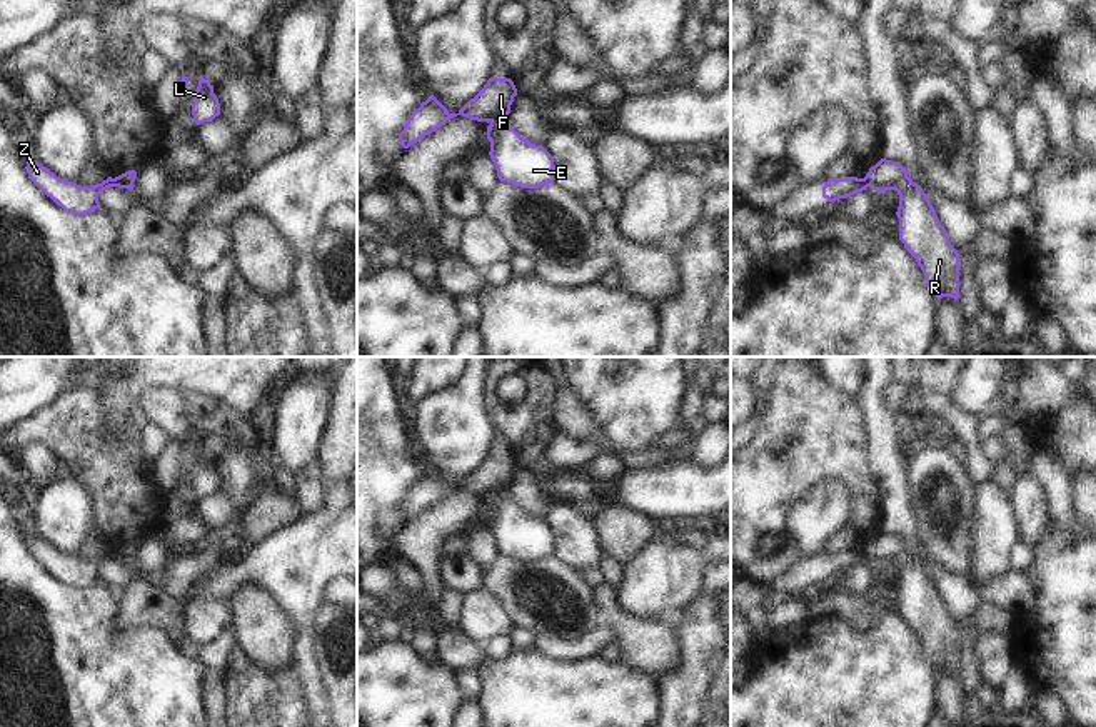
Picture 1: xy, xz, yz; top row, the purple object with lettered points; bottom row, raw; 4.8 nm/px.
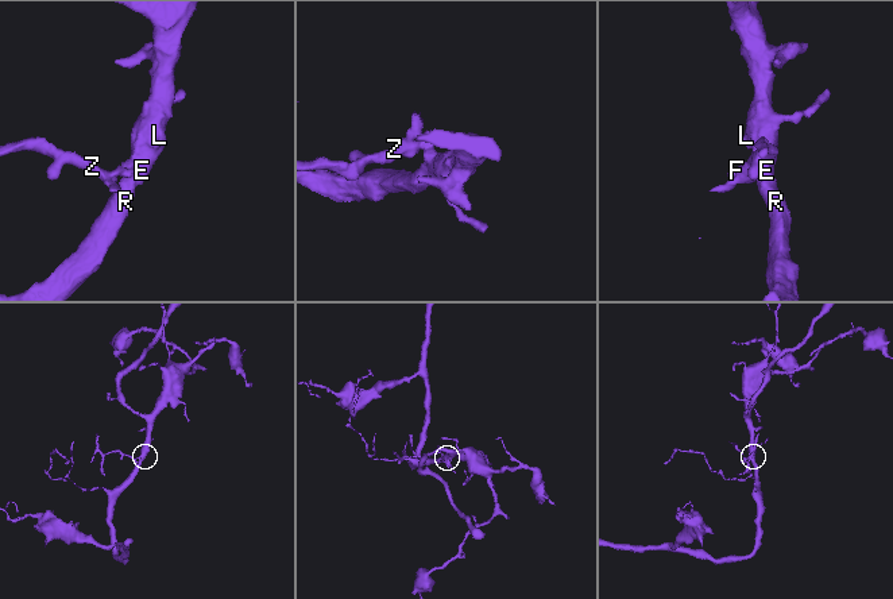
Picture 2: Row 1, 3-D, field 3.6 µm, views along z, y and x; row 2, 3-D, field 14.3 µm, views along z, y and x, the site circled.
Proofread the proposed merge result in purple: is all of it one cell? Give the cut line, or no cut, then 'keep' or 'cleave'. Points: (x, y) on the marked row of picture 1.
xy (115, 177), (132, 189) | cleave

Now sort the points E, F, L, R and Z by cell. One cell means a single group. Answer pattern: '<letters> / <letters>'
E L R / F Z

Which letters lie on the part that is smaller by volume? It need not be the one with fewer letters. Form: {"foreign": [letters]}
{"foreign": ["F", "Z"]}

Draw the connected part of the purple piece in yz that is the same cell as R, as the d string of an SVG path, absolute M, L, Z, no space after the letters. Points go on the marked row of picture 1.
M881 158L864 177L869 188L899 195L899 240L921 267L933 295L959 298L959 253L951 245L934 207L921 185L907 177L899 162Z

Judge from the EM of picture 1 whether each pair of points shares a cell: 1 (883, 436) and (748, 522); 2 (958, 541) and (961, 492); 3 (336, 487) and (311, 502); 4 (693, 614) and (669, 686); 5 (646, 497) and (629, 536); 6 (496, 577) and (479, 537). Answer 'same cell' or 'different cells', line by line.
1: different cells
2: same cell
3: different cells
4: same cell
5: different cells
6: different cells

